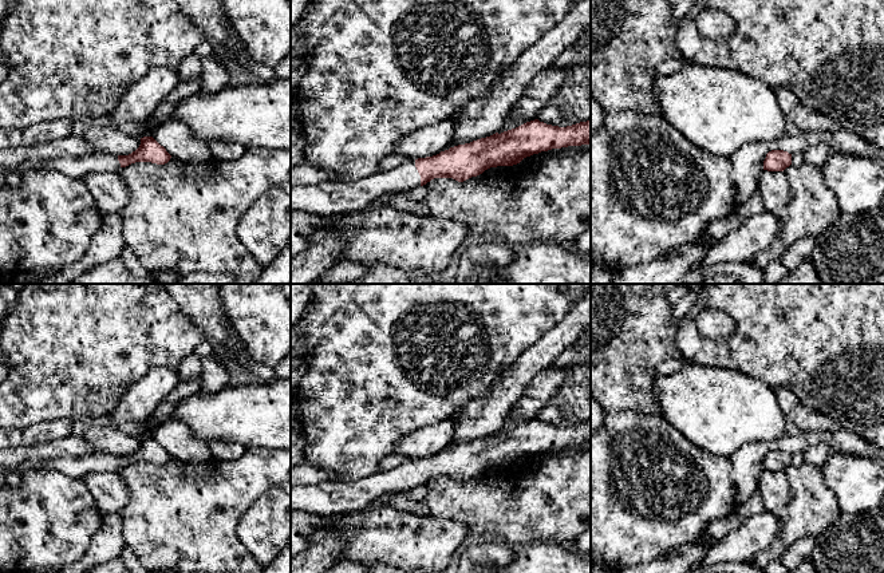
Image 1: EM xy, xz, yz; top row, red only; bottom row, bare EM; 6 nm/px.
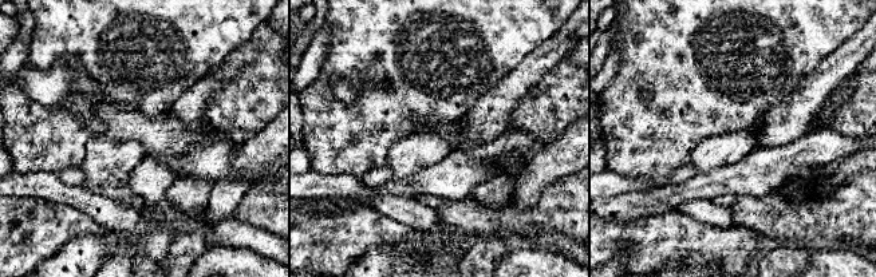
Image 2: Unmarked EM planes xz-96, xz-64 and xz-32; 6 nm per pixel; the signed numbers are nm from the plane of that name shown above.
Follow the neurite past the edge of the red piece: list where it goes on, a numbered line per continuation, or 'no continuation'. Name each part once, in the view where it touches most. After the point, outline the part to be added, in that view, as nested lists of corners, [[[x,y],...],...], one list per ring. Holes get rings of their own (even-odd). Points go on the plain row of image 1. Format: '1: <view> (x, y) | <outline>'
1: xz (330, 498) | [[[410,461],[352,483],[331,481],[315,486],[291,487],[291,509],[329,517],[363,509],[384,491],[409,491],[418,486],[421,475],[415,461]]]

